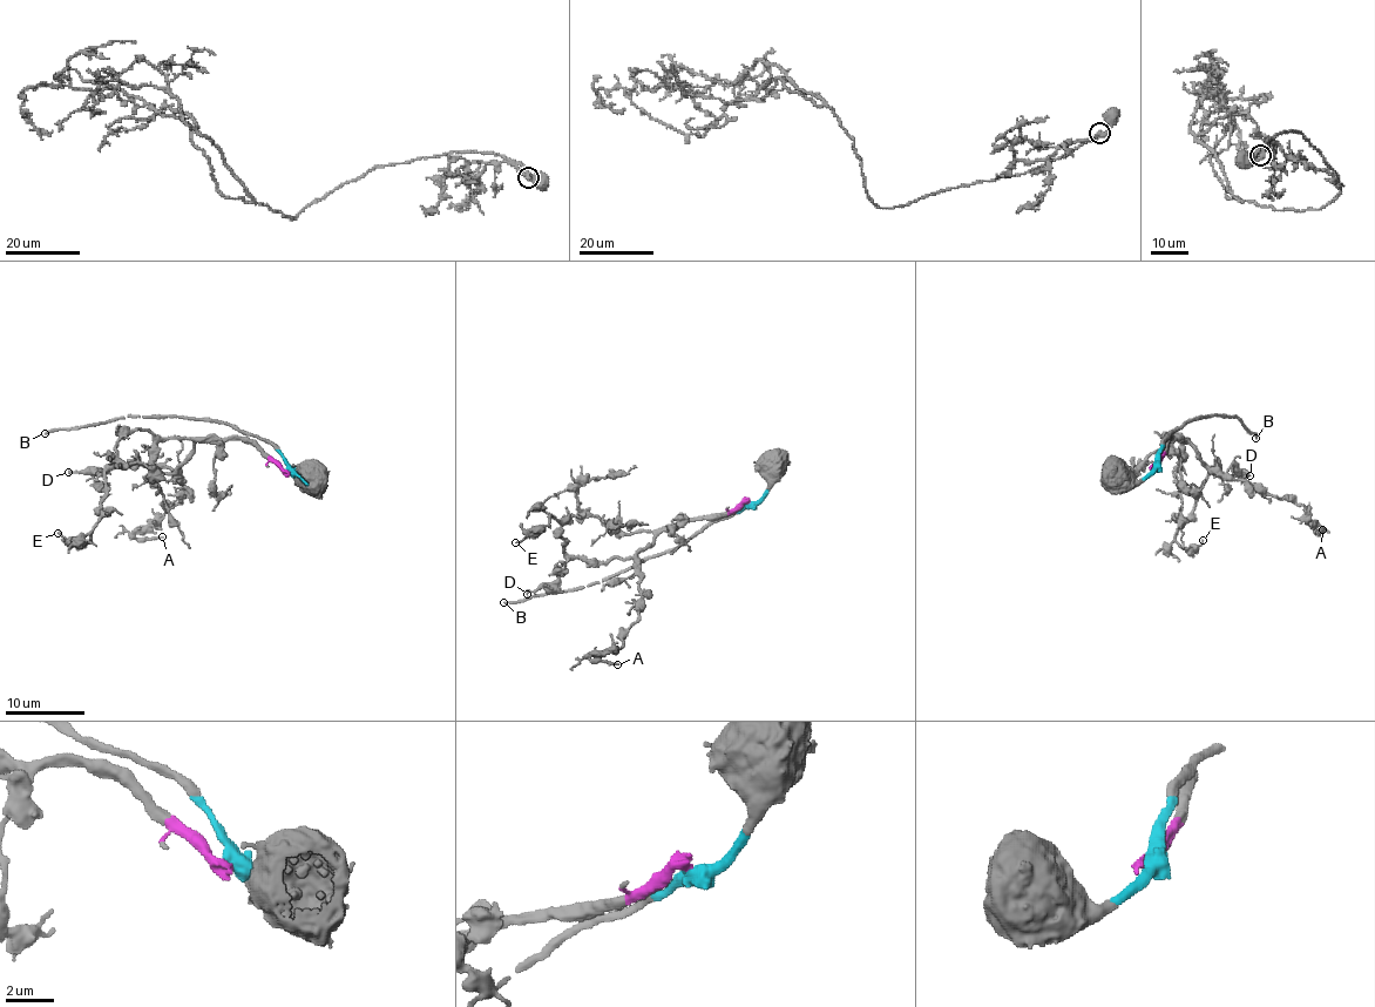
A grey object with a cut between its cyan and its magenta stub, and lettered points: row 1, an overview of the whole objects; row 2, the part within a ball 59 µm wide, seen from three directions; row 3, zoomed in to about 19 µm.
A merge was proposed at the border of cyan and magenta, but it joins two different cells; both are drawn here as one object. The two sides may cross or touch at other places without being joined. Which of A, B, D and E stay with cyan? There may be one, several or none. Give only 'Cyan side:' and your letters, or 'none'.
Cyan side: B

